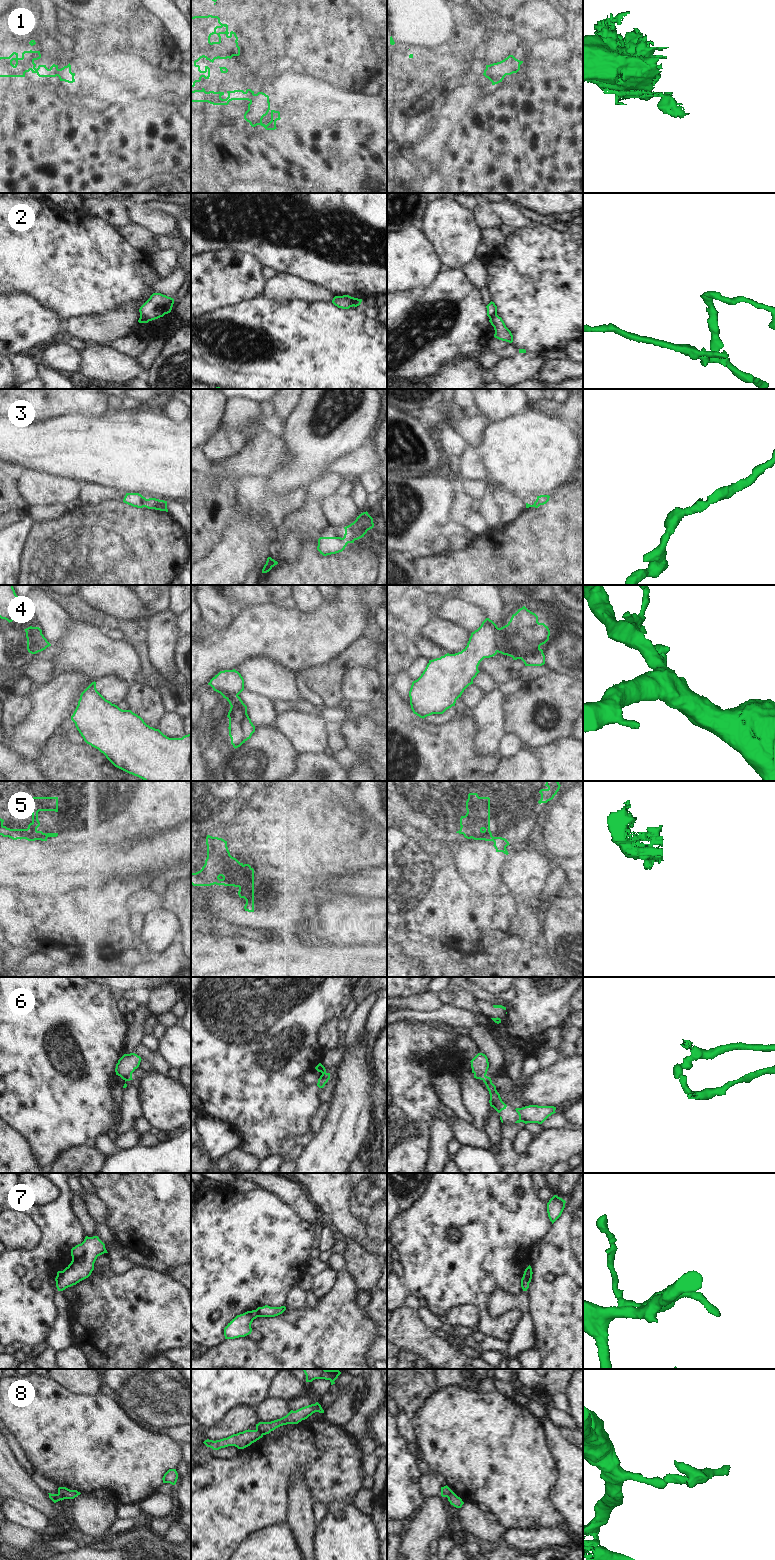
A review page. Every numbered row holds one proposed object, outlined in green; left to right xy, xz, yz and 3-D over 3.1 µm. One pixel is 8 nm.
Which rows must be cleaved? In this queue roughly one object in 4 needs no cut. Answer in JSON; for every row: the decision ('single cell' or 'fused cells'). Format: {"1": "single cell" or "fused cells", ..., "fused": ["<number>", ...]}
{"1": "fused cells", "2": "fused cells", "3": "single cell", "4": "fused cells", "5": "fused cells", "6": "fused cells", "7": "fused cells", "8": "fused cells", "fused": ["1", "2", "4", "5", "6", "7", "8"]}

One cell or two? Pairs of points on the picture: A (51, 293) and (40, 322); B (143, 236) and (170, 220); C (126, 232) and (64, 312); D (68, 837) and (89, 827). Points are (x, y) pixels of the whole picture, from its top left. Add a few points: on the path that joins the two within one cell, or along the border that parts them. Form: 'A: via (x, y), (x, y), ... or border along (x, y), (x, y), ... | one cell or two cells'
A: border along (26, 294), (50, 308), (63, 323) | two cells
B: border along (133, 222), (150, 230), (155, 235) | two cells
C: border along (116, 228), (117, 232), (130, 245), (141, 250) | two cells
D: via (73, 837), (84, 830) | one cell

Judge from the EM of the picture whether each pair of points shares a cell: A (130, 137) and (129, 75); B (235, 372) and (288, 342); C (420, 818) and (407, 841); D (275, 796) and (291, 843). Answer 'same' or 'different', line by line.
A: same
B: same
C: different
D: different

